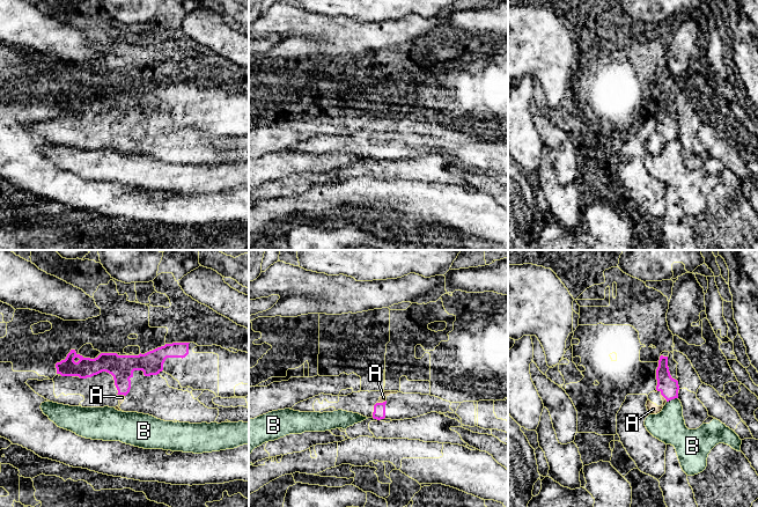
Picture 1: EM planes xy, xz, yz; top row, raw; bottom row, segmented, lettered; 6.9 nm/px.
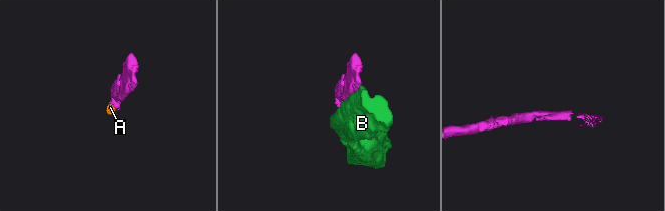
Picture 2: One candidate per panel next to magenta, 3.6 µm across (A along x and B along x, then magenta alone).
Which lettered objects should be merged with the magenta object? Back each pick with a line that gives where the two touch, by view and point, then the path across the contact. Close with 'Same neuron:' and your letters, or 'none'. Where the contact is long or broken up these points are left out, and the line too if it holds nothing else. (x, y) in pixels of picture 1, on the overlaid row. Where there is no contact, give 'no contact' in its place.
Same neuron: none

